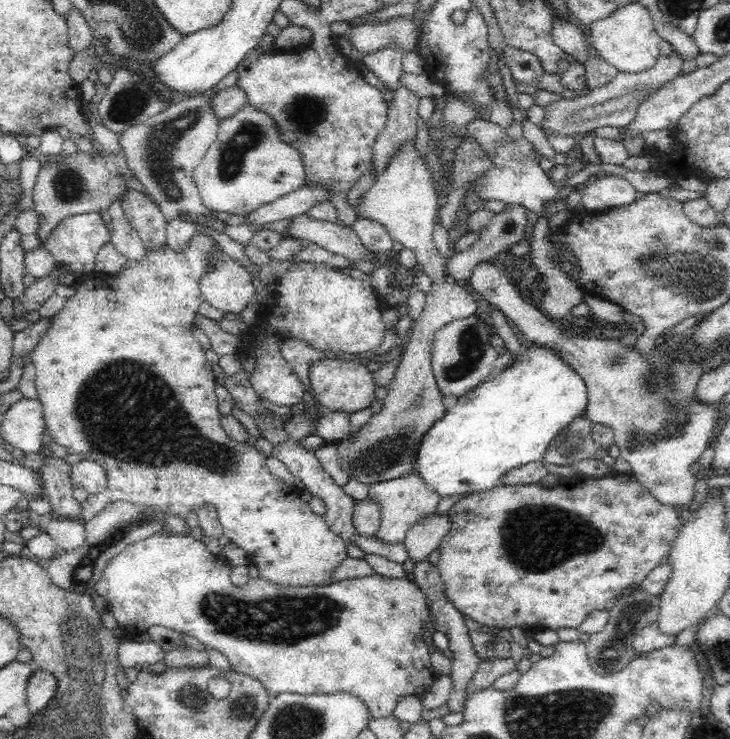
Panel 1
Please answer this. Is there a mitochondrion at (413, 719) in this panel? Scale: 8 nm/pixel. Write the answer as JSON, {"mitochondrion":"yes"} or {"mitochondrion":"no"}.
{"mitochondrion":"no"}

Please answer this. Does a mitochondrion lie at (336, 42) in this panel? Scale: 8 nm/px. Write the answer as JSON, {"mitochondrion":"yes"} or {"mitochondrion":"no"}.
{"mitochondrion":"no"}

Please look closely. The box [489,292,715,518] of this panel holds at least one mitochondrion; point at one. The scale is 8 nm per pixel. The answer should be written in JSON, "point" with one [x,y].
{"point":[667,424]}

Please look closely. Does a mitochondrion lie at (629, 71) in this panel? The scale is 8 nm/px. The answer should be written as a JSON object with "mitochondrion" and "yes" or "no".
{"mitochondrion":"no"}

